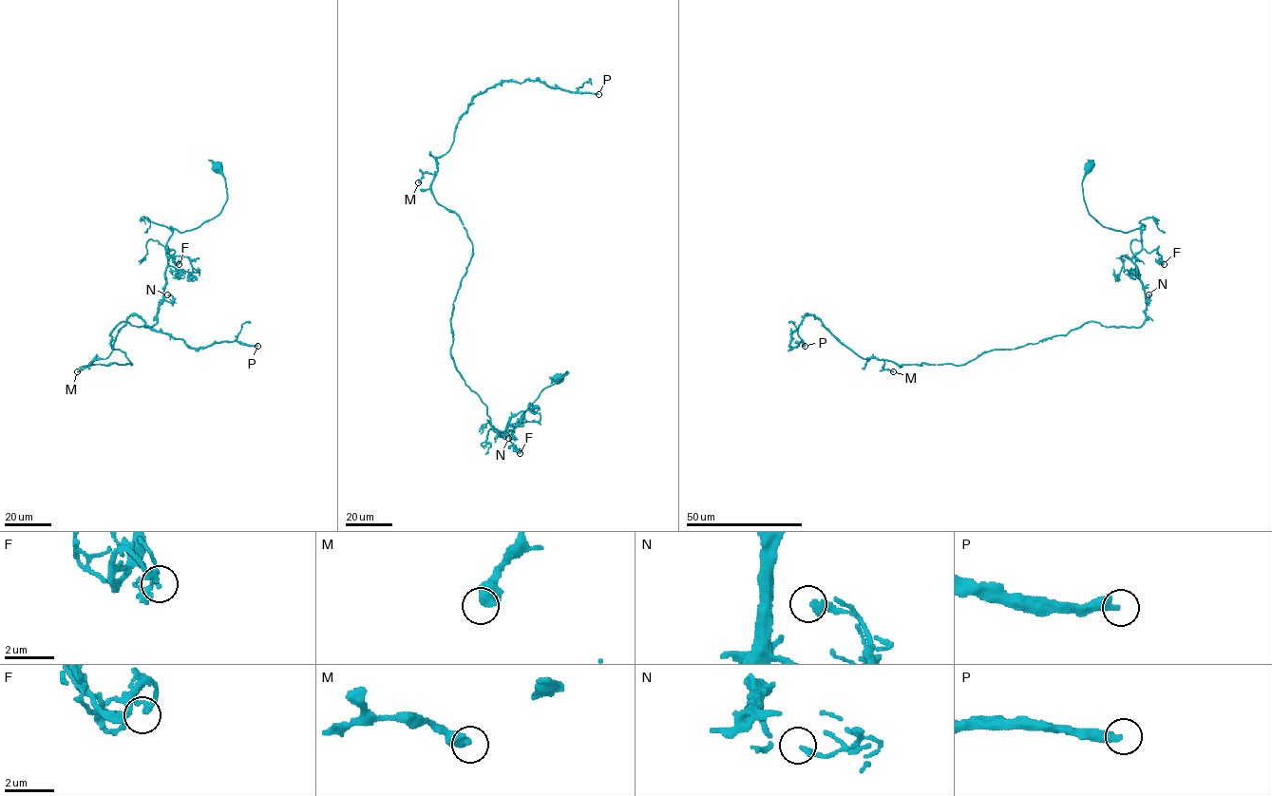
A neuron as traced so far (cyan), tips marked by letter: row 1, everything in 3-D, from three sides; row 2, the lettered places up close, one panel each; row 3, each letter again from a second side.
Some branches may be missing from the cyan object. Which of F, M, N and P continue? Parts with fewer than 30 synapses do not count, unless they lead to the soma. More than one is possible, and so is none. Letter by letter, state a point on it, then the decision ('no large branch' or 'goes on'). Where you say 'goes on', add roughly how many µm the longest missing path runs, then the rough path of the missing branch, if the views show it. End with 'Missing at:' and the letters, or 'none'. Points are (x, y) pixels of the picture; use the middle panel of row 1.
F: place (520, 453); no large branch
M: place (418, 182); no large branch
N: place (508, 438); no large branch
P: place (598, 94); goes on; missing 60 µm; course (598, 94), (634, 97), (655, 86), (652, 74), (657, 63), (661, 66), (660, 82)
Missing at: P

